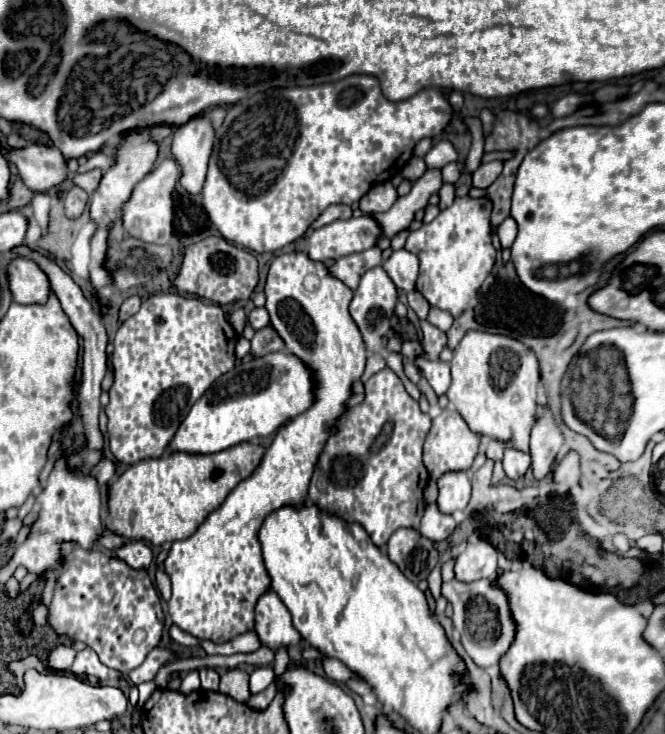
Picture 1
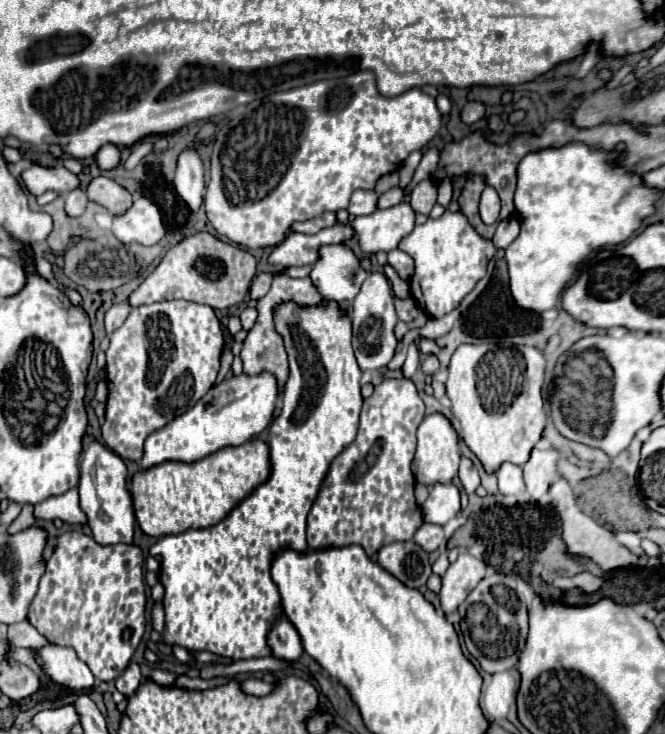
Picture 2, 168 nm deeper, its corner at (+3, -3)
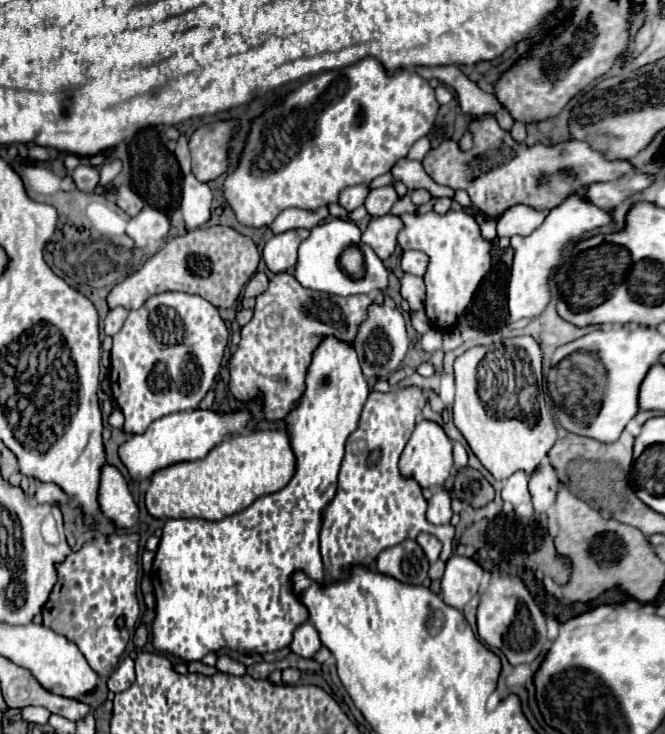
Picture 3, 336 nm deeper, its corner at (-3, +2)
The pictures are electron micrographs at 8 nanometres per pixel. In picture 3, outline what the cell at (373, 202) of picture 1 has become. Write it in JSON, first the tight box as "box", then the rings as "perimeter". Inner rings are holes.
{"box":[337,184,369,212],"perimeter":[[[365,184],[345,188],[343,192],[339,192],[339,202],[337,202],[337,204],[339,204],[341,208],[345,208],[347,212],[353,212],[357,206],[363,204],[367,192],[369,192],[369,186],[365,186]]]}

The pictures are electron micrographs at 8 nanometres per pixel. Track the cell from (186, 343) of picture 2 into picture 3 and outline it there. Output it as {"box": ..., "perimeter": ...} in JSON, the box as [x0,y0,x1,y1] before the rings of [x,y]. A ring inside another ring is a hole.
{"box":[111,292,230,434],"perimeter":[[[163,292],[151,296],[141,308],[131,310],[123,328],[113,336],[111,350],[111,368],[119,372],[115,402],[125,414],[123,430],[129,434],[139,434],[145,432],[147,426],[161,416],[181,410],[193,410],[213,388],[229,338],[230,332],[221,320],[219,310],[201,296],[185,292]]]}

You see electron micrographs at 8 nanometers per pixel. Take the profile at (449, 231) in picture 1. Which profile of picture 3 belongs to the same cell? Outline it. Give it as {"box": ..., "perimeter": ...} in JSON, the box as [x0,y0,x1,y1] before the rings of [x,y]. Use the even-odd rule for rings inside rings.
{"box":[397,210,491,330],"perimeter":[[[449,210],[443,216],[435,212],[427,212],[423,216],[401,214],[399,218],[403,222],[403,228],[397,236],[399,246],[403,250],[421,250],[429,256],[429,268],[425,274],[427,318],[431,326],[439,330],[449,330],[465,312],[479,282],[491,268],[491,242],[481,238],[477,220],[465,210]]]}

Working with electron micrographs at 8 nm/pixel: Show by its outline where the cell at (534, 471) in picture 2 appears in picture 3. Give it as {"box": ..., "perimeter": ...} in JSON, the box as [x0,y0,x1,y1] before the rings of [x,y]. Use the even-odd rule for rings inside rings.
{"box":[529,460,559,514],"perimeter":[[[545,460],[539,466],[539,472],[535,472],[535,476],[529,478],[529,492],[533,496],[533,508],[537,514],[543,514],[551,508],[551,504],[555,502],[557,488],[559,488],[557,474],[553,466]]]}

